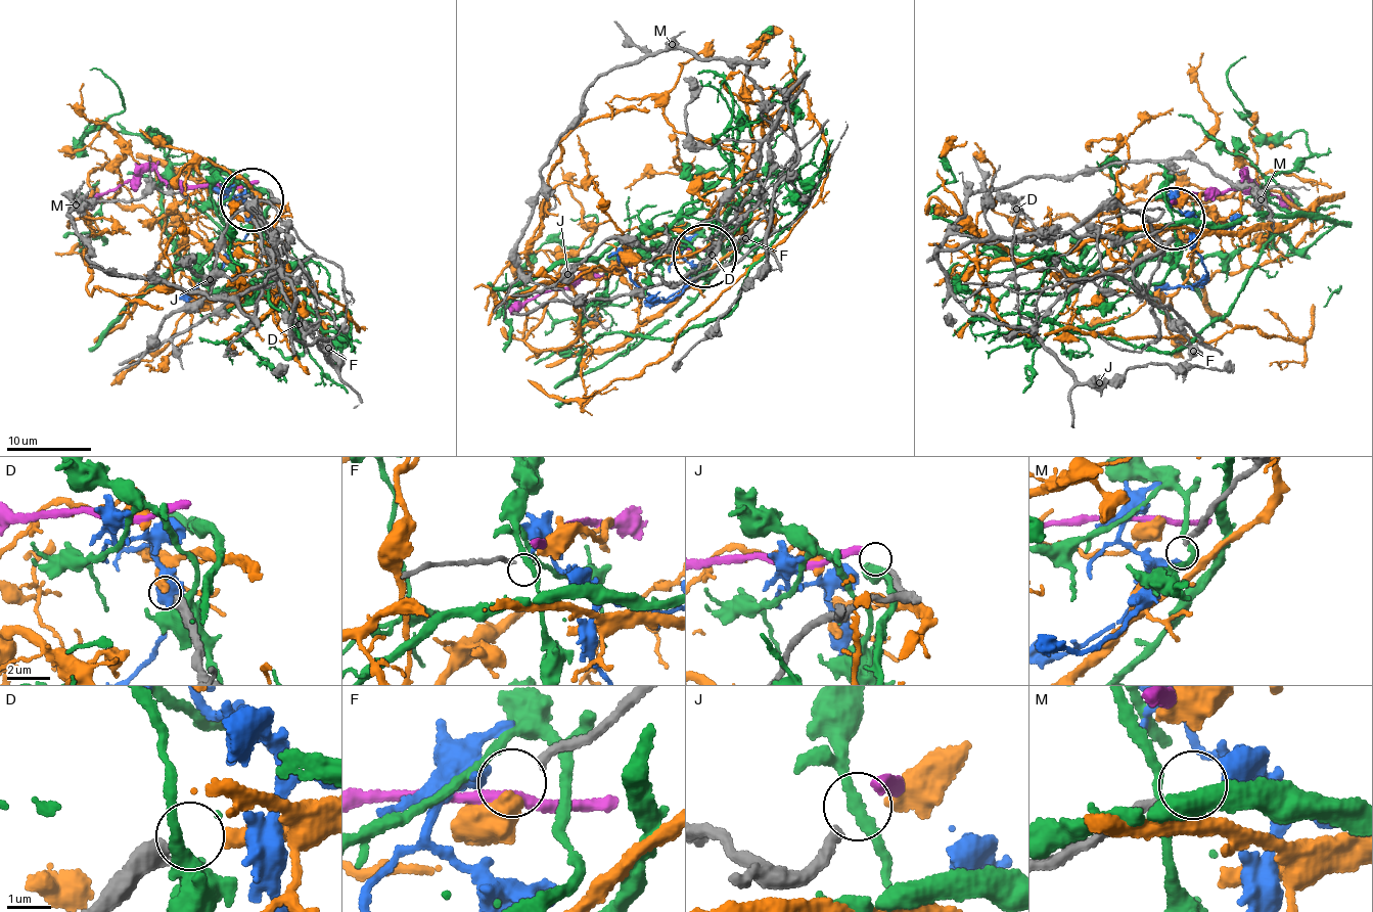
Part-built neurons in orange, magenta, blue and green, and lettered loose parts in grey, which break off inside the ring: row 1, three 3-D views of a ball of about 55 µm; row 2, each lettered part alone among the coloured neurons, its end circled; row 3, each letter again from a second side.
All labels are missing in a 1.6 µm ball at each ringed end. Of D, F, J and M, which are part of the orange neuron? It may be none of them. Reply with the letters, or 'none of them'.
D

